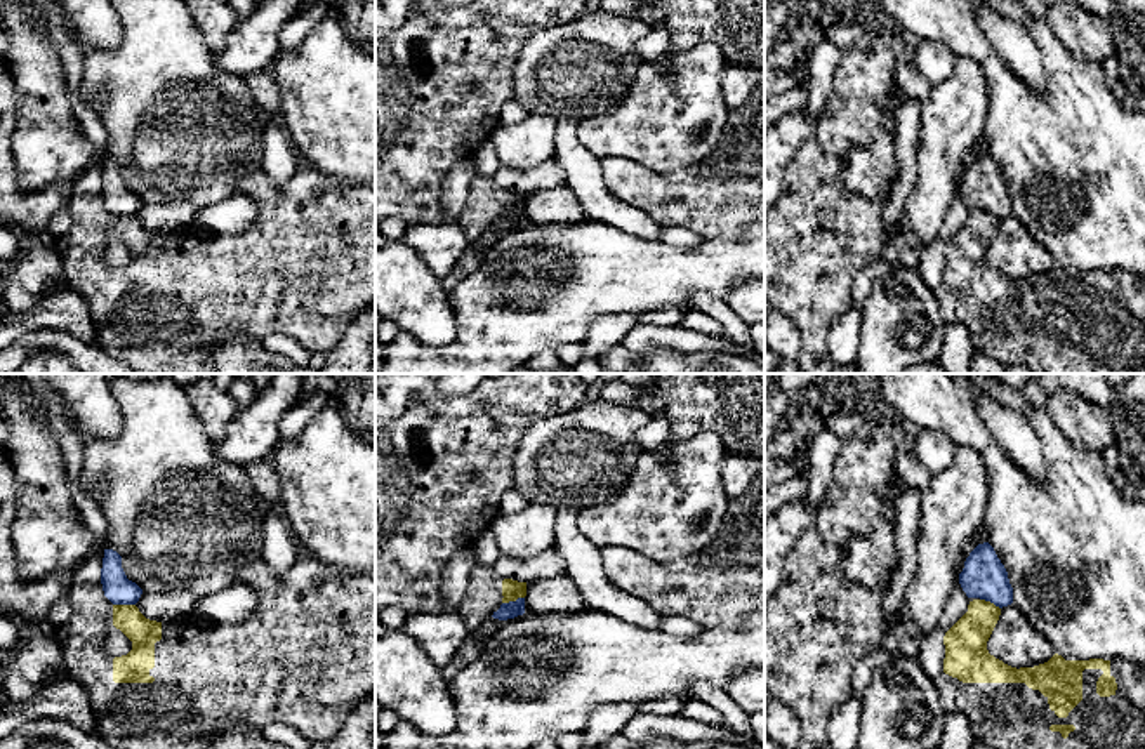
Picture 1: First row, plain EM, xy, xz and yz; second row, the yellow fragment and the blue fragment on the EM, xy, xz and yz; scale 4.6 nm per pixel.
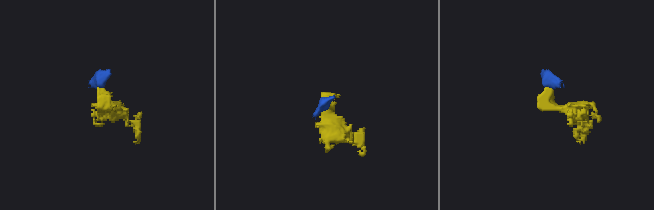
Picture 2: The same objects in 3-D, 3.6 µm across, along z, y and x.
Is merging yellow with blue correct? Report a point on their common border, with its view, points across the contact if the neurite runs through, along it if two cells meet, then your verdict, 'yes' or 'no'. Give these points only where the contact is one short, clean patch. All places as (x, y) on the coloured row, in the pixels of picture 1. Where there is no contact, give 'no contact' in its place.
meets yellow in xy at (124, 605); border along xy (113, 603), (134, 605); no

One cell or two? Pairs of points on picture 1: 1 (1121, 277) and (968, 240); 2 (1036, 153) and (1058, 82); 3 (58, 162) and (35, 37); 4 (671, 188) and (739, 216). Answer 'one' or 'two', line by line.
1: one
2: one
3: one
4: one

